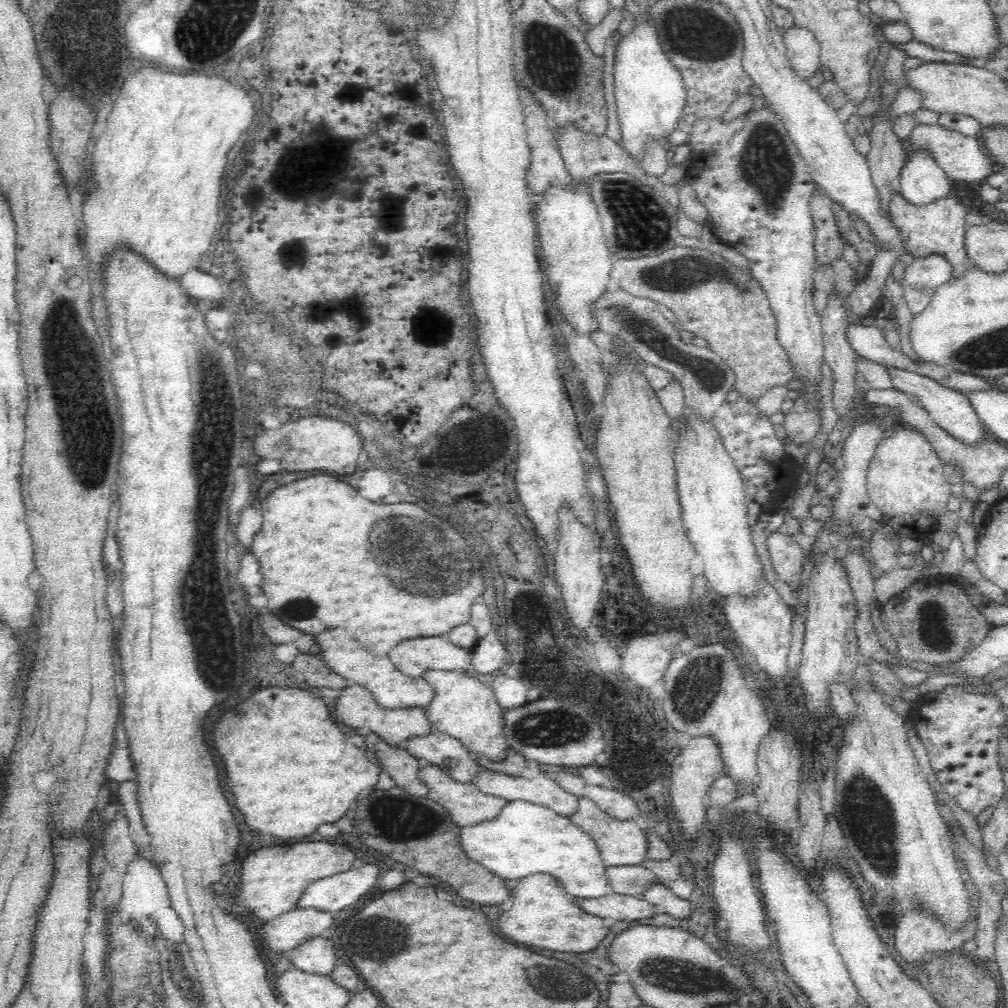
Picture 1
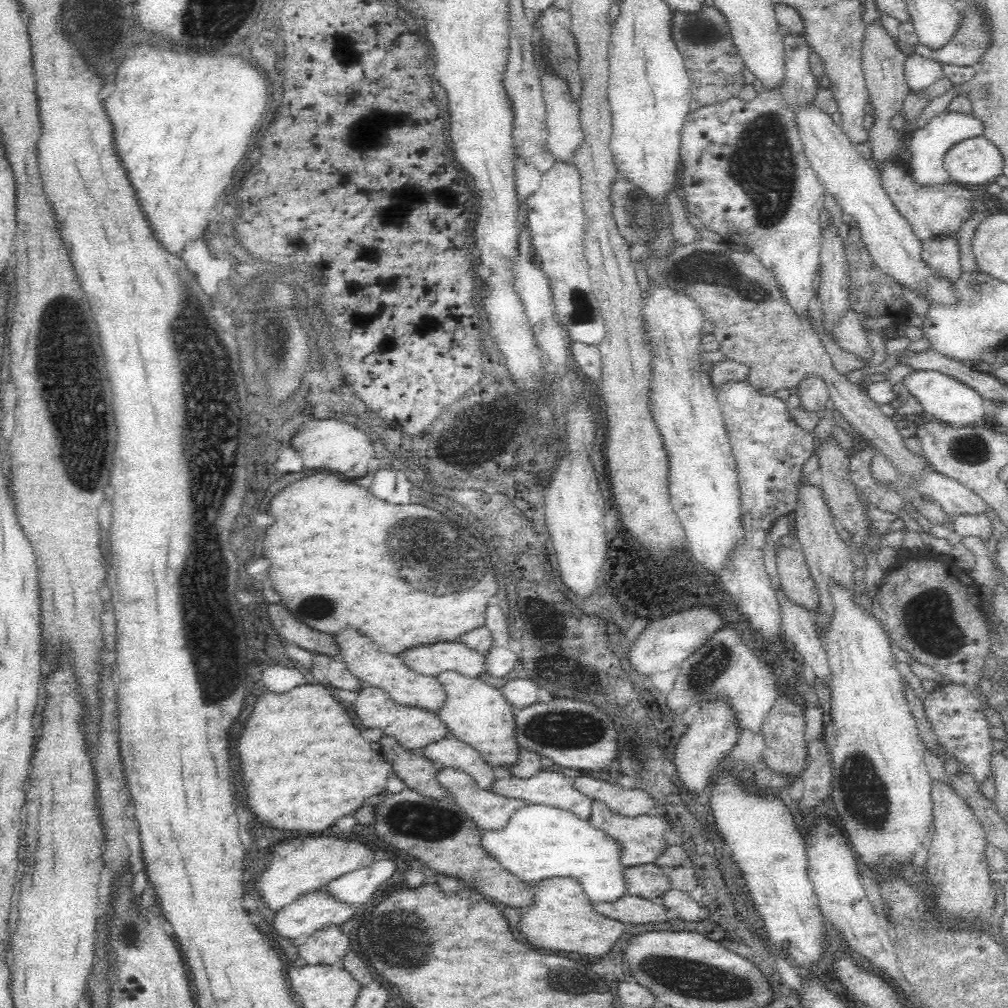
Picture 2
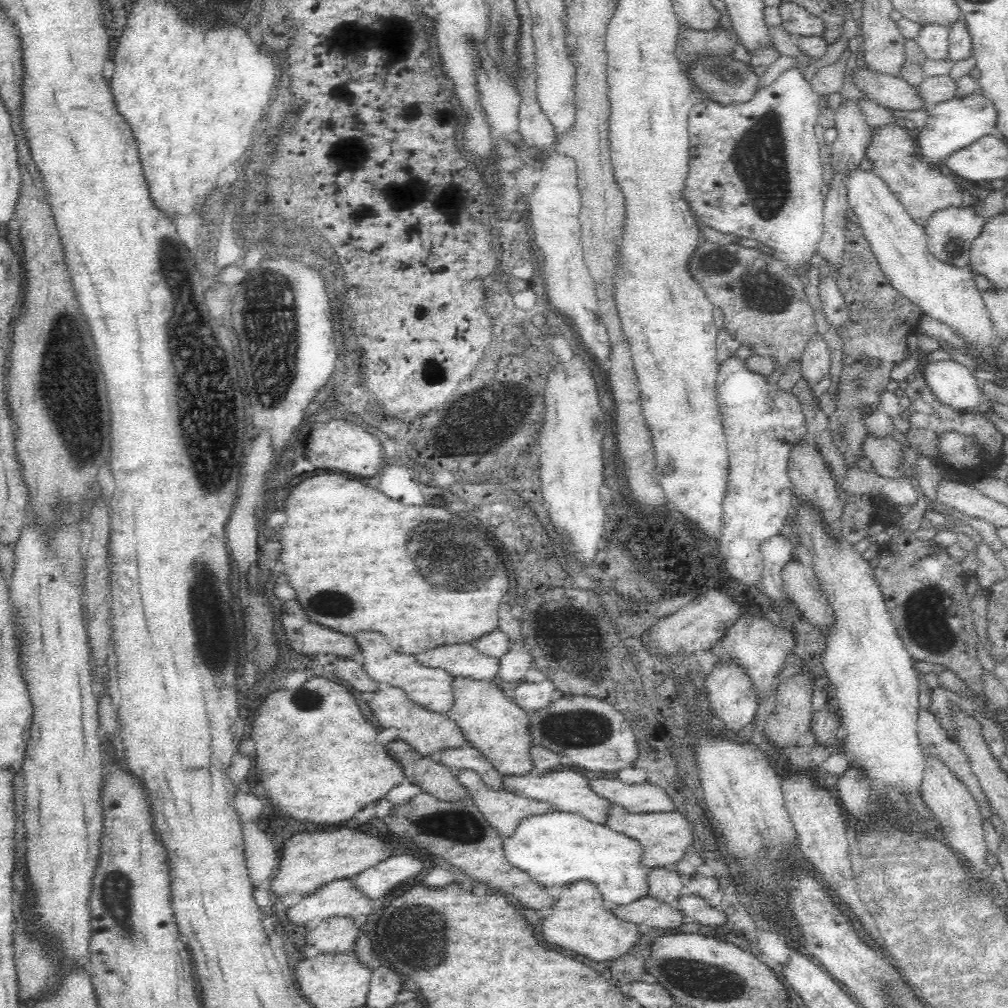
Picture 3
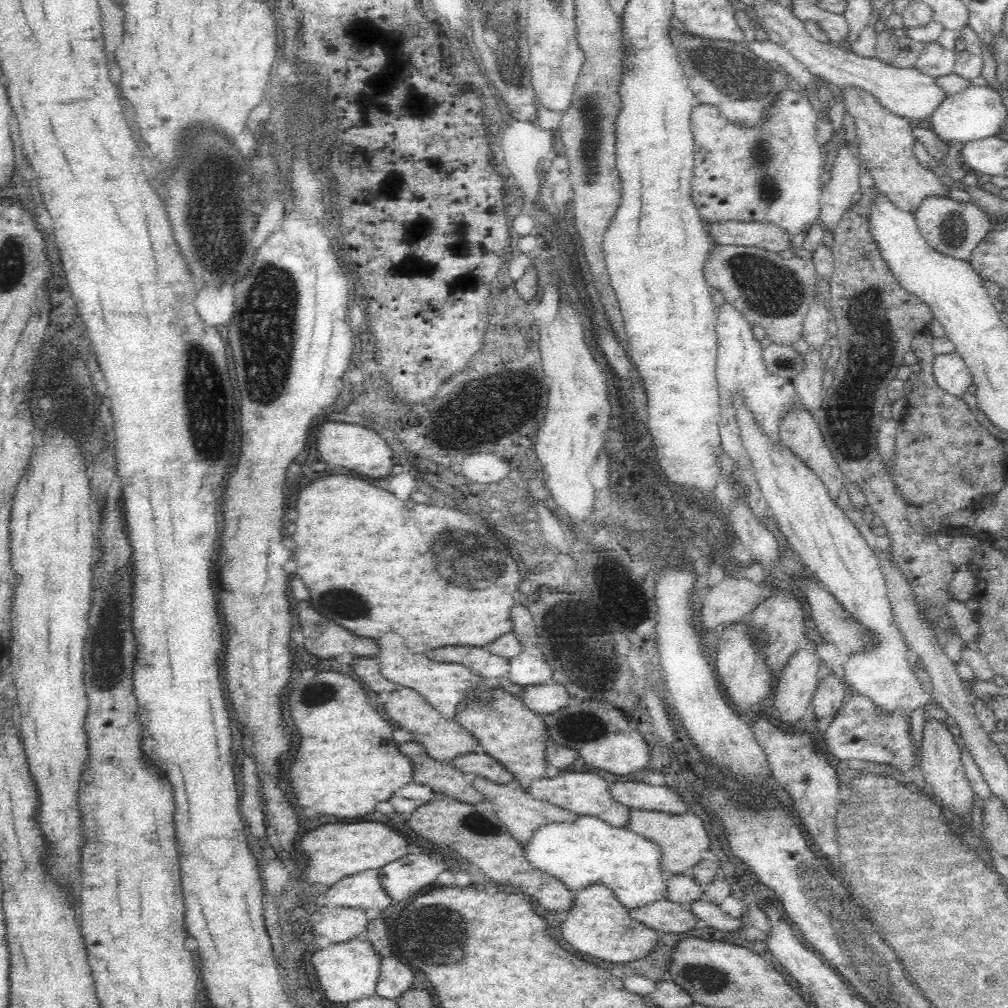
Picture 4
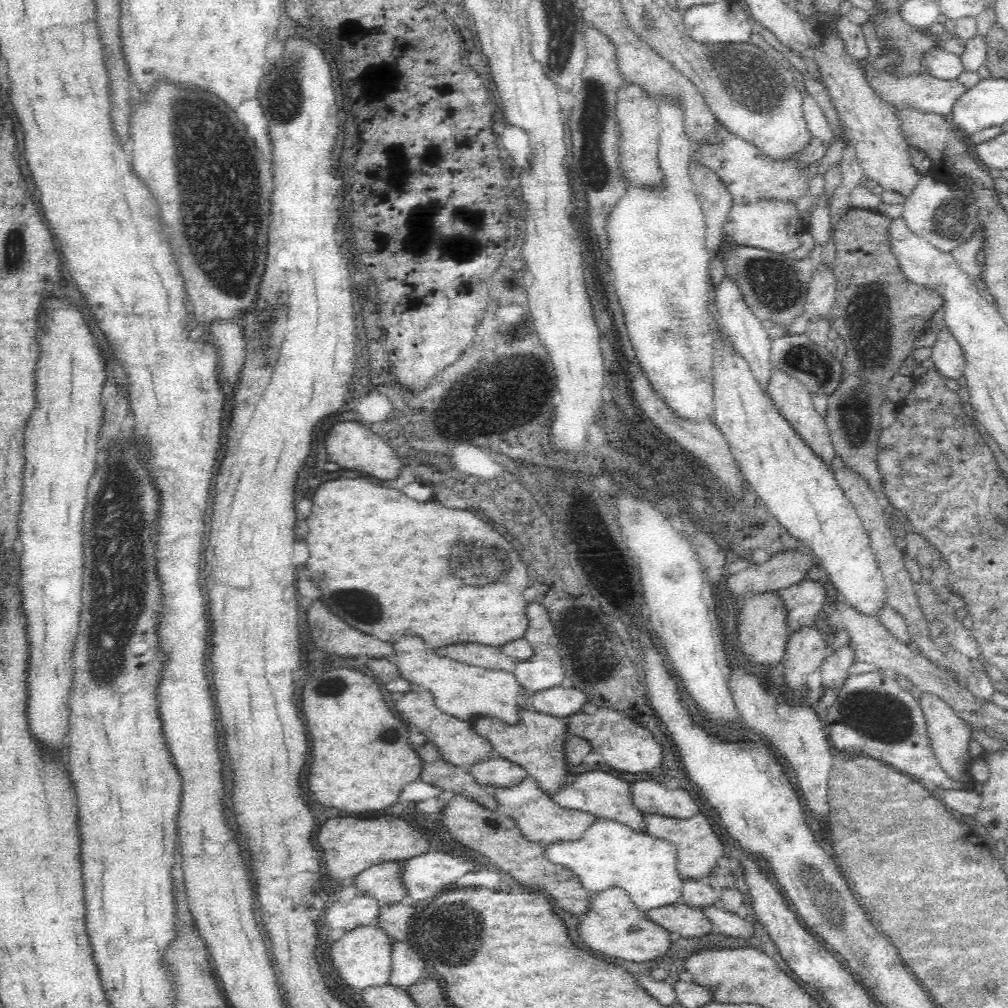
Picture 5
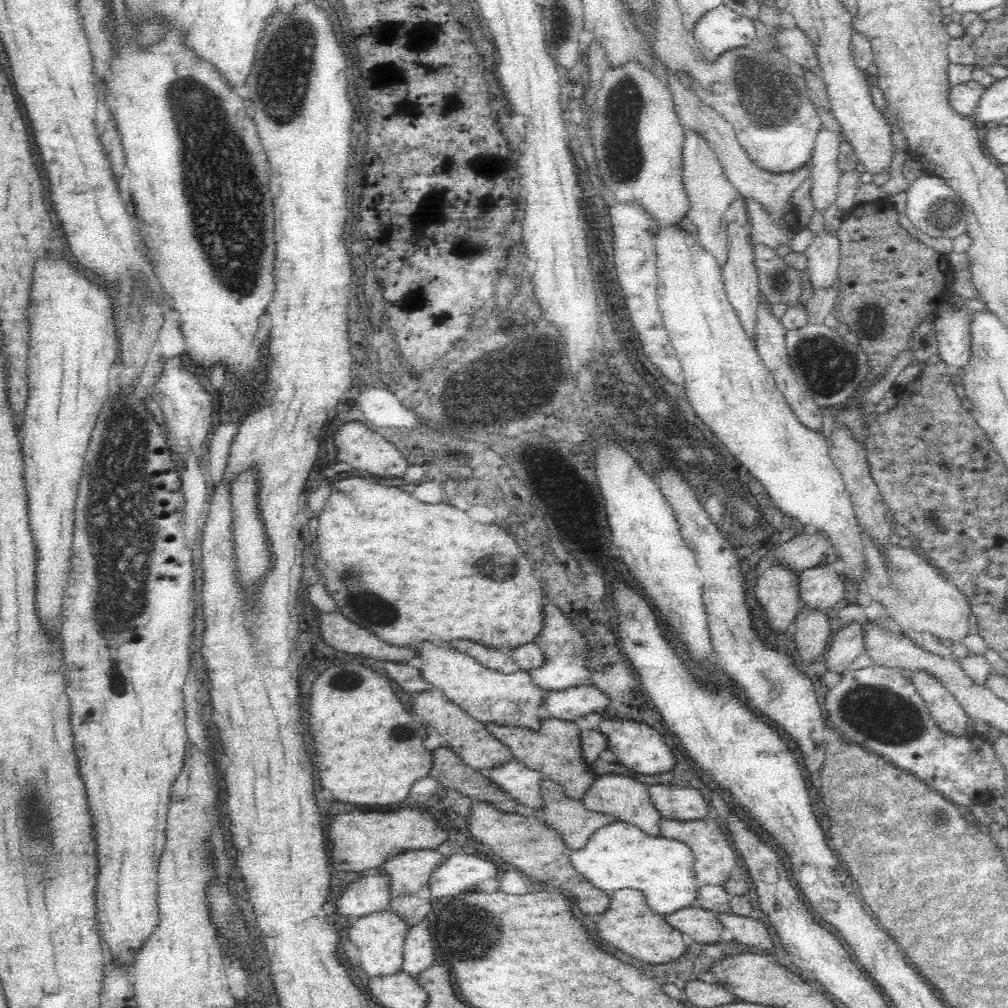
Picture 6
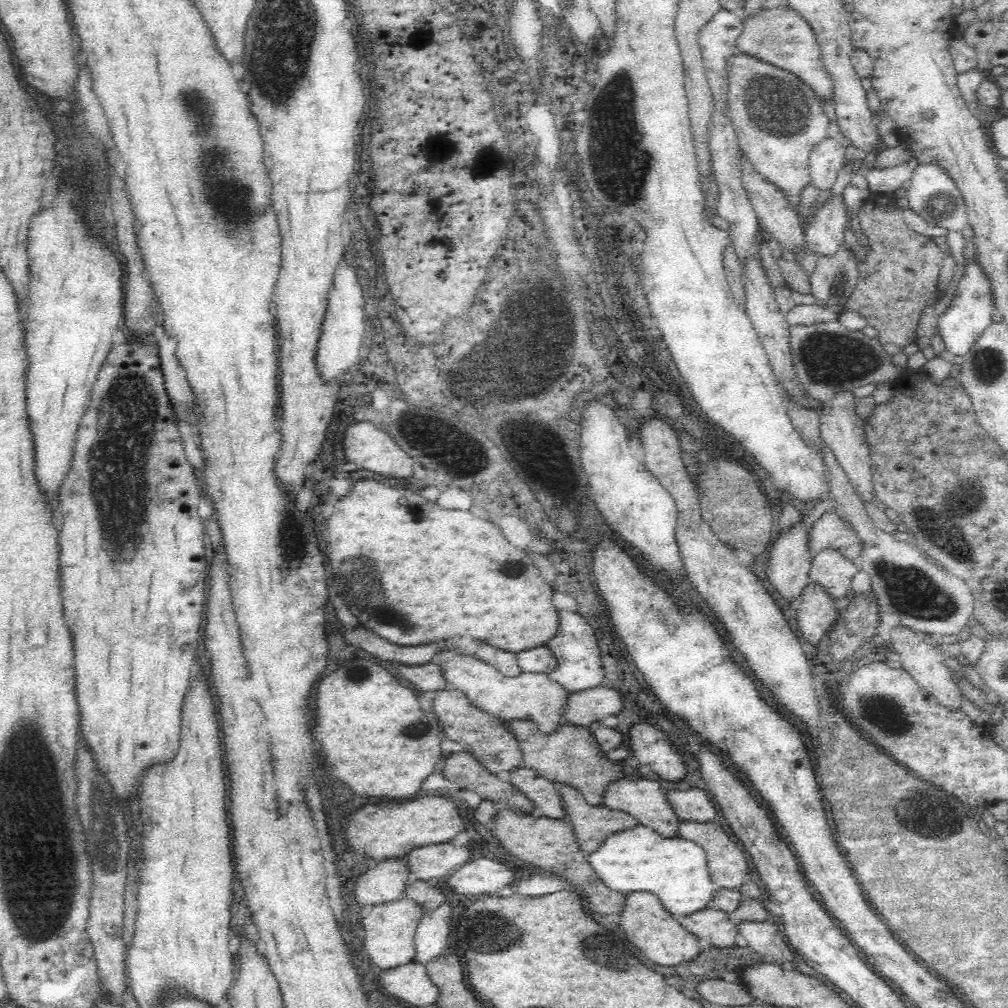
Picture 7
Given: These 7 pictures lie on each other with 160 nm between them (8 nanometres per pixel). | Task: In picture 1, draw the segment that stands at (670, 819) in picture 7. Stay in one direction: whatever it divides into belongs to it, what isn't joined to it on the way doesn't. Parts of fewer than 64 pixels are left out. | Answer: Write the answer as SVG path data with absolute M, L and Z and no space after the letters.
M481 769L478 778L474 780L473 784L484 794L506 798L507 801L520 800L538 804L554 810L554 812L561 814L561 816L572 817L578 812L578 800L580 797L563 789L558 784L558 781L546 772L539 772L536 777L529 779Z

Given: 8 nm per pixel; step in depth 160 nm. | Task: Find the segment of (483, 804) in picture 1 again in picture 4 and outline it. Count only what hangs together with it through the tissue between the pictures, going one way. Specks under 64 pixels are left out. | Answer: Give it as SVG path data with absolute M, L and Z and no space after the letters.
M480 776L470 777L471 783L478 792L484 795L485 800L492 805L494 813L497 814L502 824L508 827L508 831L520 843L529 843L539 828L548 824L574 824L578 823L581 815L554 806L545 800L538 800L530 792L522 787L518 779L511 780L506 784L498 784Z

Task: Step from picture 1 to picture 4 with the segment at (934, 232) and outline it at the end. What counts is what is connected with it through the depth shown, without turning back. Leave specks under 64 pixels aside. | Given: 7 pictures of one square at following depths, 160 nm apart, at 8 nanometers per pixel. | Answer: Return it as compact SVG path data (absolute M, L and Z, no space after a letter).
M850 85L840 89L840 98L846 115L854 121L858 144L860 168L866 168L875 180L874 187L886 196L900 210L914 212L922 198L926 196L945 196L948 186L946 180L936 171L923 167L913 153L915 136L912 134L914 122L892 114L883 108L876 97L864 88Z

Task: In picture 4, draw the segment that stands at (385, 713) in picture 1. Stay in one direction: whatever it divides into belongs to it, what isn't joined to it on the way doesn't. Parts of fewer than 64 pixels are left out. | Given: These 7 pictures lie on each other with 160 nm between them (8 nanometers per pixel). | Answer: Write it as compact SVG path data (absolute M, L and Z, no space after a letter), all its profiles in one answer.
M401 687L389 693L389 698L384 701L385 712L400 729L413 734L413 740L422 743L424 750L432 758L449 764L458 756L466 756L470 753L482 753L484 747L474 735L467 731L458 721L442 718L442 715L424 697L422 693L413 688Z

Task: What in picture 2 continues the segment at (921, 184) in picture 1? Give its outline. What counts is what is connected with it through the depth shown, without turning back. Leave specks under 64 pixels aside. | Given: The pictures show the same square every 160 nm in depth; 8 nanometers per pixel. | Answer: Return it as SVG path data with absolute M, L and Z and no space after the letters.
M942 112L934 116L928 124L922 128L913 127L906 132L905 151L906 161L910 167L910 173L914 179L922 185L936 185L951 182L951 177L944 166L946 154L960 144L962 140L968 140L975 136L984 135L985 123L977 118L973 112Z

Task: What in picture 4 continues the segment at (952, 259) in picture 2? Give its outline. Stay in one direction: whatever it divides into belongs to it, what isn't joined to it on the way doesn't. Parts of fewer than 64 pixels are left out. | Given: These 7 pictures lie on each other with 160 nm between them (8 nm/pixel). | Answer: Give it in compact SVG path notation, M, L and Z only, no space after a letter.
M926 196L913 212L919 233L936 251L946 256L968 260L972 251L984 237L994 228L987 215L972 202L955 202L950 197Z

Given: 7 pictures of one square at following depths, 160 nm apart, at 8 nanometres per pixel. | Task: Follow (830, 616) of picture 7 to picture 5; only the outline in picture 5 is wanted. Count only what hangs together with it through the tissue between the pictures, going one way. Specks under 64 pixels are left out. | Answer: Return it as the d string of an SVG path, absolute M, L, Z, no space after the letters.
M812 625L799 626L791 634L783 658L784 680L795 695L804 690L808 675L825 660L824 648L829 644L822 632Z

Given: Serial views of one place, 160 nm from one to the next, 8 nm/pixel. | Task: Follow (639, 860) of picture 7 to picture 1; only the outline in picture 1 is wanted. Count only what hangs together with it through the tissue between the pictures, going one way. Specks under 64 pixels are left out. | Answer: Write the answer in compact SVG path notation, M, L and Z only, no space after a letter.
M508 801L497 820L461 827L462 848L490 871L508 882L530 874L547 874L560 878L566 892L573 897L597 899L611 892L598 841L570 817L561 816L545 806L526 801Z

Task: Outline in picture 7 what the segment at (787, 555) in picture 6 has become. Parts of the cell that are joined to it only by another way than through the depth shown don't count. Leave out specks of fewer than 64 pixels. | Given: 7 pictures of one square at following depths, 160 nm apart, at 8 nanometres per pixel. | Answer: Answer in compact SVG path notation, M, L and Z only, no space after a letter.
M827 510L812 526L810 545L814 554L822 552L824 548L836 548L850 560L861 556L863 552L863 542L858 532L854 529L854 526L851 526L848 520L841 518L835 510Z

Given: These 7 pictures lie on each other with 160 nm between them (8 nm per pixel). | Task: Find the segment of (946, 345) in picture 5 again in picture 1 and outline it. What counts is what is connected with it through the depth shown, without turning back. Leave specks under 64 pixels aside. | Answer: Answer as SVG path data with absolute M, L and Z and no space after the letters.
M889 368L892 375L893 388L904 392L908 396L916 399L928 412L940 427L948 431L950 435L958 437L968 443L976 442L980 437L986 435L983 422L978 417L974 405L970 402L970 397L958 389L948 388L941 382L929 376L898 368Z

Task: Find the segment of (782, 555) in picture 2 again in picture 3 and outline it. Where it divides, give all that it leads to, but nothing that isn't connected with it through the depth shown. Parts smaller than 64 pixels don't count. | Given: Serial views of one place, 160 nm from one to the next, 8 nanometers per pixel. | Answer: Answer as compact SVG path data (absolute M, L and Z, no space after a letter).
M793 558L786 564L782 572L783 591L792 603L798 607L803 618L807 618L808 622L814 628L821 630L823 634L828 634L834 626L836 626L836 613L832 609L830 602L824 596L819 580L815 576L811 566L804 566L800 561Z

